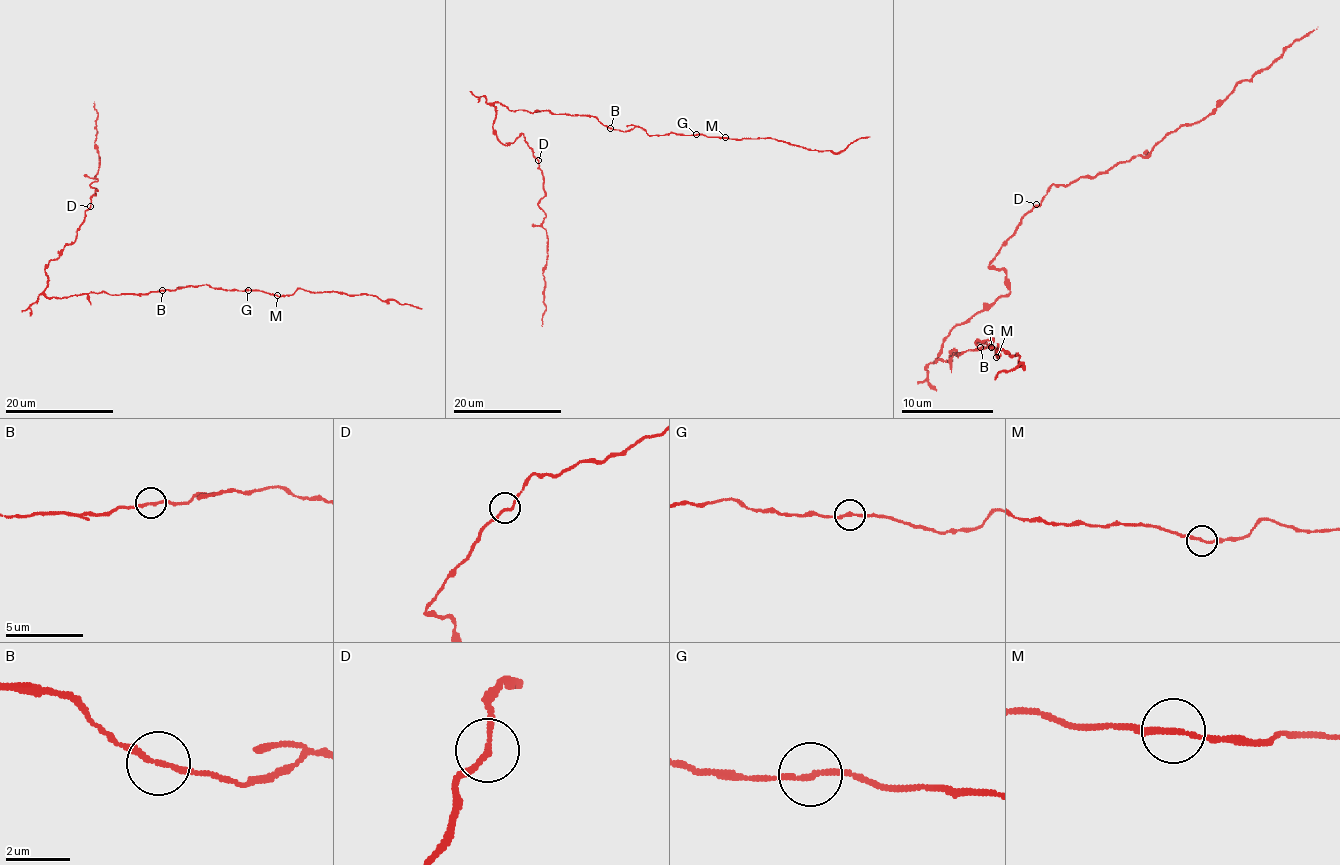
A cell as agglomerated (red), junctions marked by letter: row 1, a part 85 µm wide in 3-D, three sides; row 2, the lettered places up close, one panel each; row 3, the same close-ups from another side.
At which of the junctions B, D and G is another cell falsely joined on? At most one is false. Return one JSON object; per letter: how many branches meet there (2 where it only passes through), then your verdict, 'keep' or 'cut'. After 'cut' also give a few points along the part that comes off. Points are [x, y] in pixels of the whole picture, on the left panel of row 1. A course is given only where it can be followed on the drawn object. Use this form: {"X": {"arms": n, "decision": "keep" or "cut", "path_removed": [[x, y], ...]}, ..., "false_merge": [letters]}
{"B": {"arms": 2, "decision": "keep"}, "D": {"arms": 2, "decision": "keep"}, "G": {"arms": 2, "decision": "keep"}, "false_merge": []}

